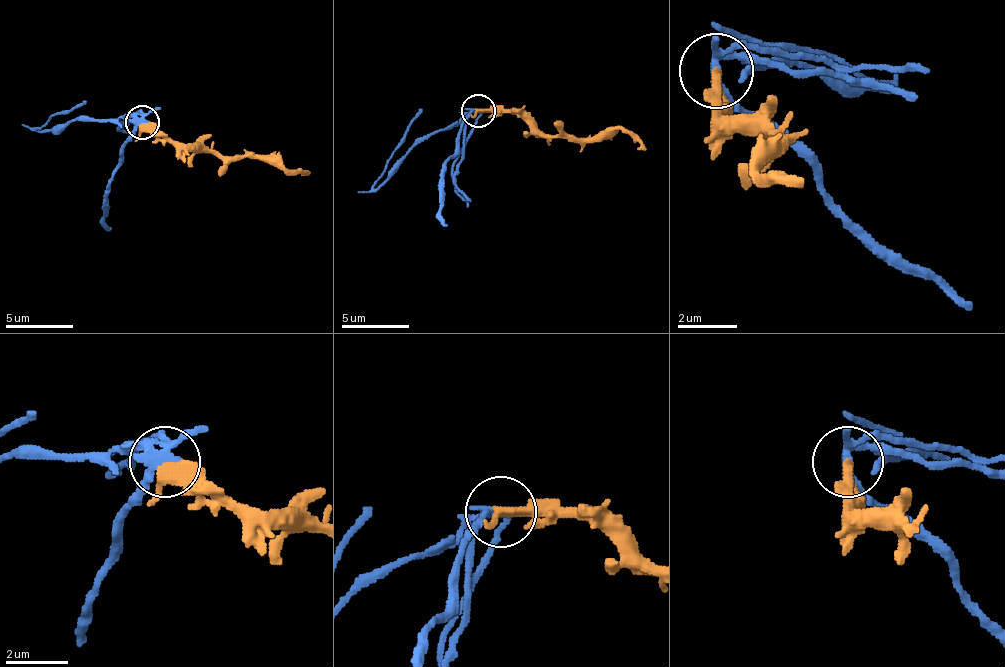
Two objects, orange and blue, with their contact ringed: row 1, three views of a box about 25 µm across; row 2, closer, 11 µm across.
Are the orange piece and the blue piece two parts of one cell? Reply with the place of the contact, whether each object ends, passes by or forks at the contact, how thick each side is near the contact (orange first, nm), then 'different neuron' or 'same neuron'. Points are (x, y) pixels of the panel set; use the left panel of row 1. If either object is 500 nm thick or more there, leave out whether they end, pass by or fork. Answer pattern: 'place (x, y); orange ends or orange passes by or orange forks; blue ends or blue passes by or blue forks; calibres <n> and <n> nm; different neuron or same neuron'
place (142, 122); orange passes by; blue forks; calibres 320 and 240 nm; different neuron

